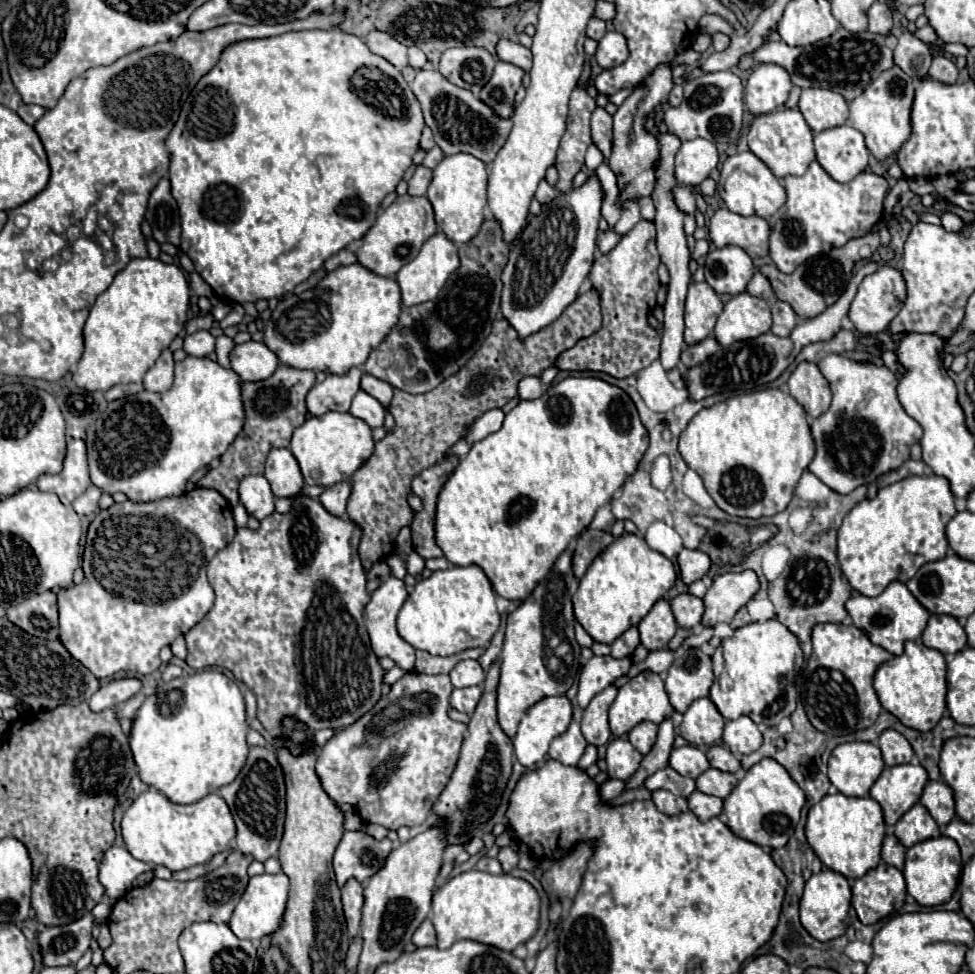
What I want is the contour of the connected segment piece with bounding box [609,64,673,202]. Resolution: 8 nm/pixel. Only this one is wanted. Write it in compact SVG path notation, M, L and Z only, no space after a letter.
M663 64L659 66L651 76L643 80L643 84L619 106L619 110L613 116L613 152L609 158L611 170L619 178L619 188L621 192L621 202L627 198L643 198L651 196L655 188L655 172L653 172L653 162L659 158L659 146L655 136L647 134L643 124L645 124L645 114L651 114L657 104L663 104L673 88L673 78L671 78L671 66Z

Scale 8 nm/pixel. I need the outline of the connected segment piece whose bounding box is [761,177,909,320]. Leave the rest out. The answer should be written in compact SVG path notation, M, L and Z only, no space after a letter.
M900 178L895 186L893 186L887 194L883 204L883 220L865 236L865 238L853 238L853 242L847 242L843 248L835 248L827 254L821 254L817 258L809 258L807 262L803 262L793 274L783 274L779 272L773 264L767 264L767 266L761 266L761 272L769 278L773 290L775 290L775 296L783 302L789 302L795 310L795 314L803 320L809 320L809 318L815 318L819 316L827 306L835 304L837 298L847 290L847 284L851 280L851 270L855 266L855 262L859 260L867 260L871 258L871 254L877 250L879 246L879 228L887 226L887 216L891 212L891 208L895 206L895 202L898 202L899 198L909 190L907 180Z

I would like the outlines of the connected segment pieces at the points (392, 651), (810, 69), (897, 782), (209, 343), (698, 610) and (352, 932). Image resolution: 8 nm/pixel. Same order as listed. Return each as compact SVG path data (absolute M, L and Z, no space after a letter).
M389 576L373 594L371 594L371 602L365 606L363 610L363 620L365 620L365 626L367 626L367 632L369 632L369 638L371 638L371 646L373 646L373 652L377 656L389 656L391 660L395 660L397 666L401 666L403 670L413 670L415 666L415 648L403 640L397 632L397 626L395 626L395 618L397 618L397 612L399 608L403 606L403 602L407 600L407 588L405 588L405 582L395 578L395 576Z
M839 28L833 36L803 48L791 48L785 42L765 42L757 50L743 54L737 62L737 66L743 70L753 68L755 64L783 66L789 72L791 82L795 86L831 88L837 90L841 96L845 96L847 102L851 102L853 98L857 98L857 94L861 94L861 90L865 90L865 86L869 86L873 78L877 78L877 74L893 68L893 50L885 46L885 36L881 34L873 34L873 32L853 34L845 28Z
M915 762L887 766L883 770L871 788L871 798L881 804L889 826L893 826L913 804L919 802L927 780L927 770Z
M205 330L189 334L185 336L183 350L189 356L209 356L215 350L215 338L211 336L211 332L205 332Z
M679 594L675 600L671 600L671 606L673 606L675 620L681 628L695 628L697 624L701 624L705 612L701 598L691 594Z
M353 878L341 888L341 902L343 902L343 914L349 938L355 940L359 936L361 928L361 902L363 902L363 888L359 882L353 882Z

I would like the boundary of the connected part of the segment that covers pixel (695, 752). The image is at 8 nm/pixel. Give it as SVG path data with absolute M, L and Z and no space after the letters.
M687 744L687 746L675 748L671 752L669 766L673 770L677 770L681 776L699 778L699 774L703 774L709 768L709 760L707 760L705 752L701 752L697 746Z

